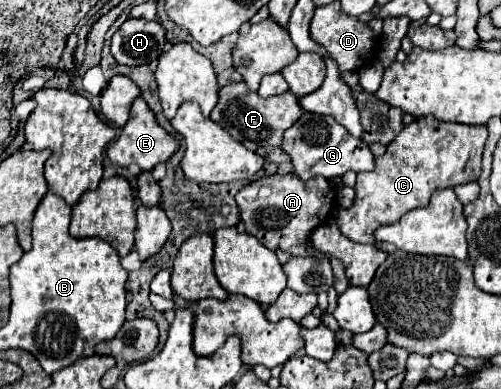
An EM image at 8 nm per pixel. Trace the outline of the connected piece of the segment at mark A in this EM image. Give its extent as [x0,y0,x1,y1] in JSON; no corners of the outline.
[236,174,334,256]

